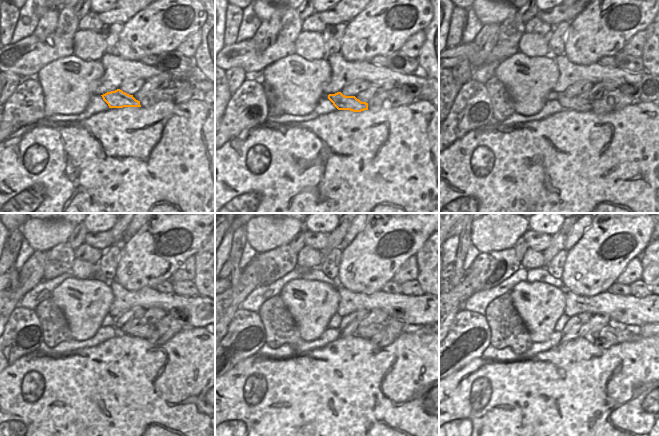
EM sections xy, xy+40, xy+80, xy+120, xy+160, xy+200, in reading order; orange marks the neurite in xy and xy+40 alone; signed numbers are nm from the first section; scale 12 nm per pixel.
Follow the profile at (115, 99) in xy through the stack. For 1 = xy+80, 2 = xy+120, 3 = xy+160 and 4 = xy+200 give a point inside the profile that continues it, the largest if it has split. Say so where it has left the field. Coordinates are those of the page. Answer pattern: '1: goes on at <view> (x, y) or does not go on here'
1: goes on at xy+80 (577, 104)
2: goes on at xy+120 (146, 330)
3: goes on at xy+160 (368, 332)
4: goes on at xy+200 (615, 335)

